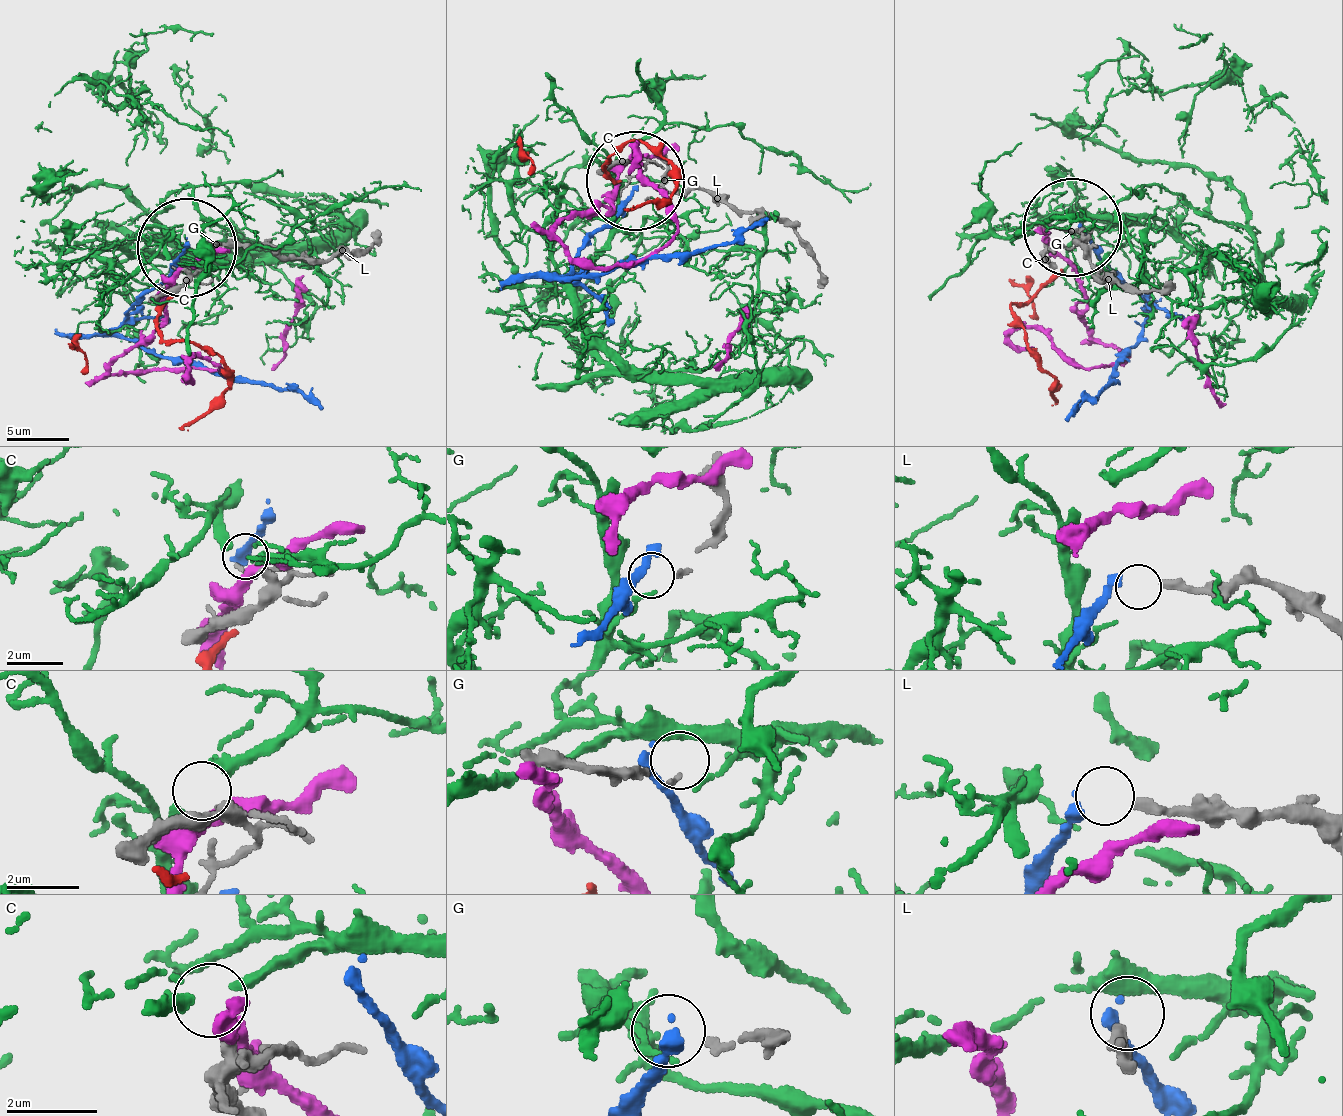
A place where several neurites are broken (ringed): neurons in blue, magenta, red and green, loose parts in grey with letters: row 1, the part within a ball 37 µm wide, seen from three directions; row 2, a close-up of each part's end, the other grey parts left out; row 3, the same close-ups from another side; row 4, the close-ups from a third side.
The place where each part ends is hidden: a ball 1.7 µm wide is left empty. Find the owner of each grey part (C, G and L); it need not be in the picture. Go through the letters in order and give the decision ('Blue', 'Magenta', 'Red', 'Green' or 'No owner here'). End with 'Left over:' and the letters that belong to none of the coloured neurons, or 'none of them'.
C: Green
G: No owner here
L: Blue
Left over: G

